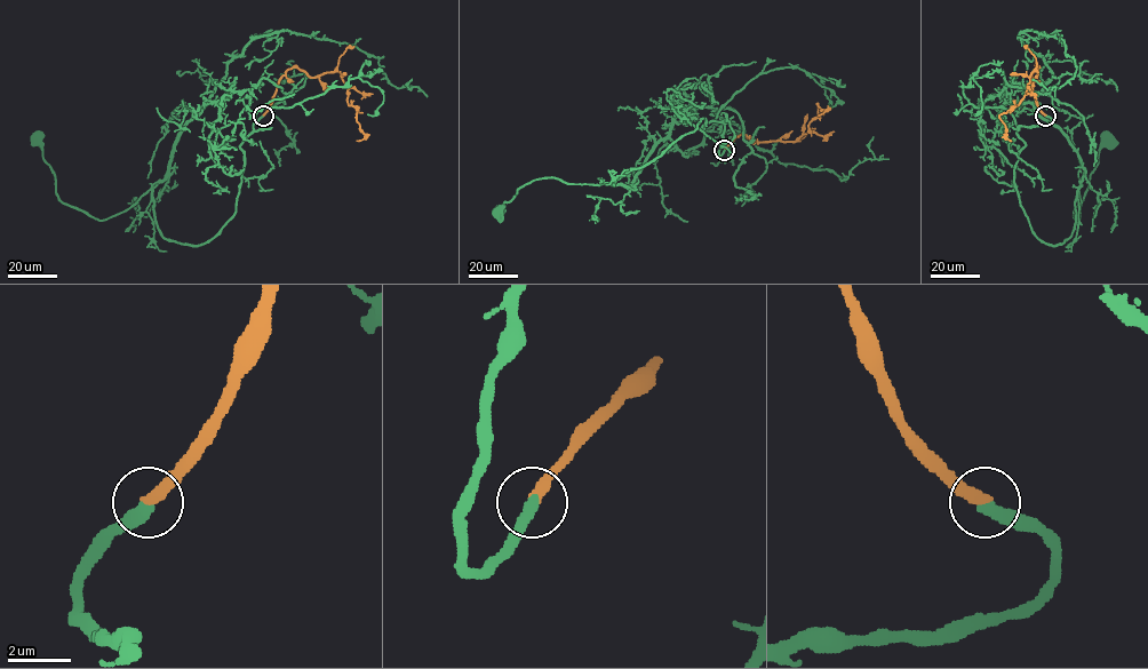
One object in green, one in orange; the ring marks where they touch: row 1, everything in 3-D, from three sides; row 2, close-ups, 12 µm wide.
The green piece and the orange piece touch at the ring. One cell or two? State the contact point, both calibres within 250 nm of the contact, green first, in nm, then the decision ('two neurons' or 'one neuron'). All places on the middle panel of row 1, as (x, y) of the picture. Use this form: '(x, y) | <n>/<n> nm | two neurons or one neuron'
(724, 150) | 400/380 nm | one neuron

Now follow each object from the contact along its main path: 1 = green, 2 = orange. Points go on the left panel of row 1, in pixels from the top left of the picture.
1: (263, 114), (240, 144), (234, 215), (198, 245), (161, 235), (151, 189), (103, 220), (63, 204), (37, 138)
2: (263, 114), (287, 70), (297, 68), (311, 77), (337, 71), (365, 135), (357, 141)

